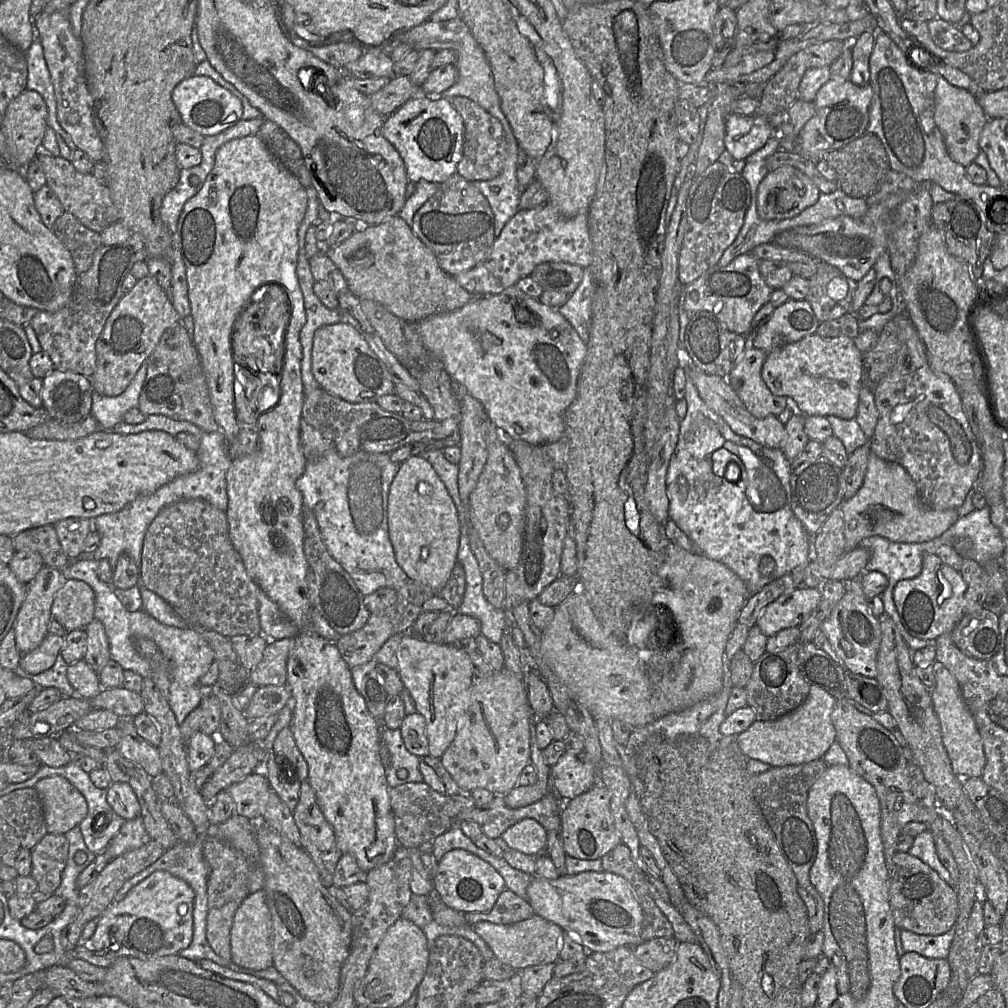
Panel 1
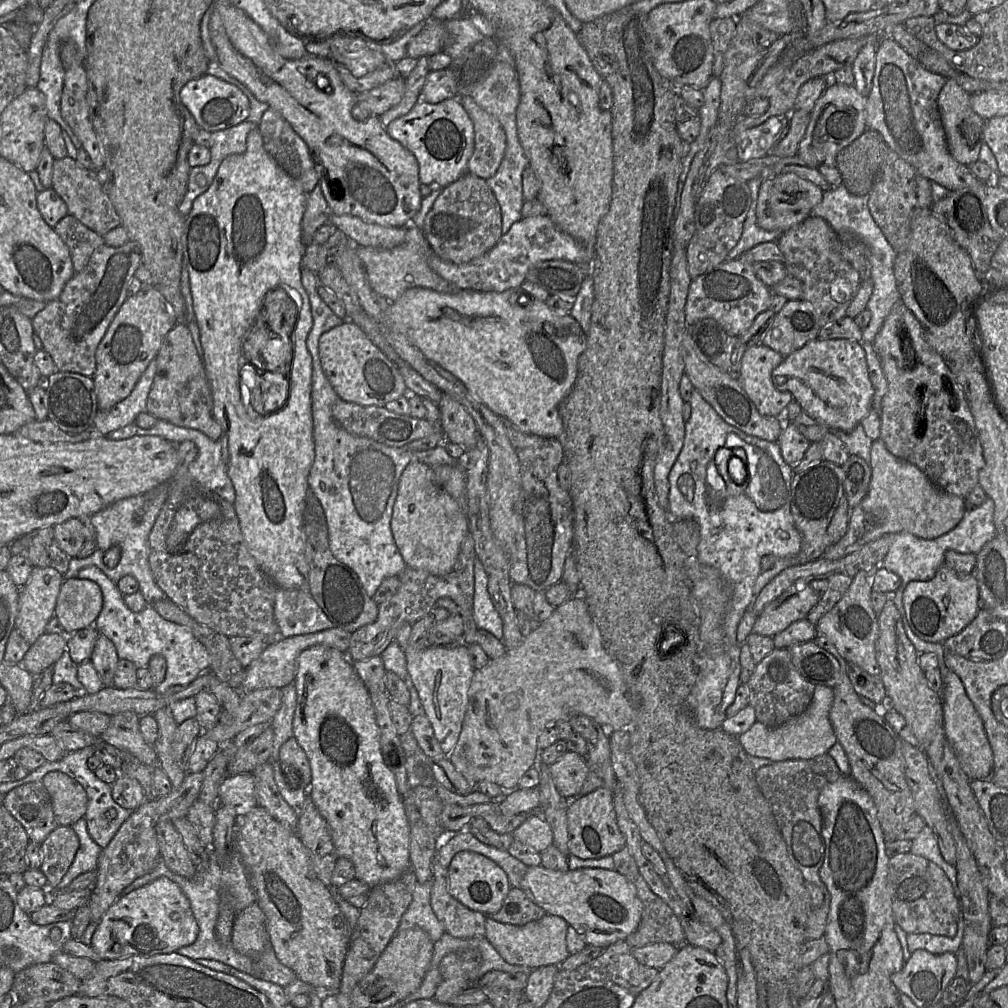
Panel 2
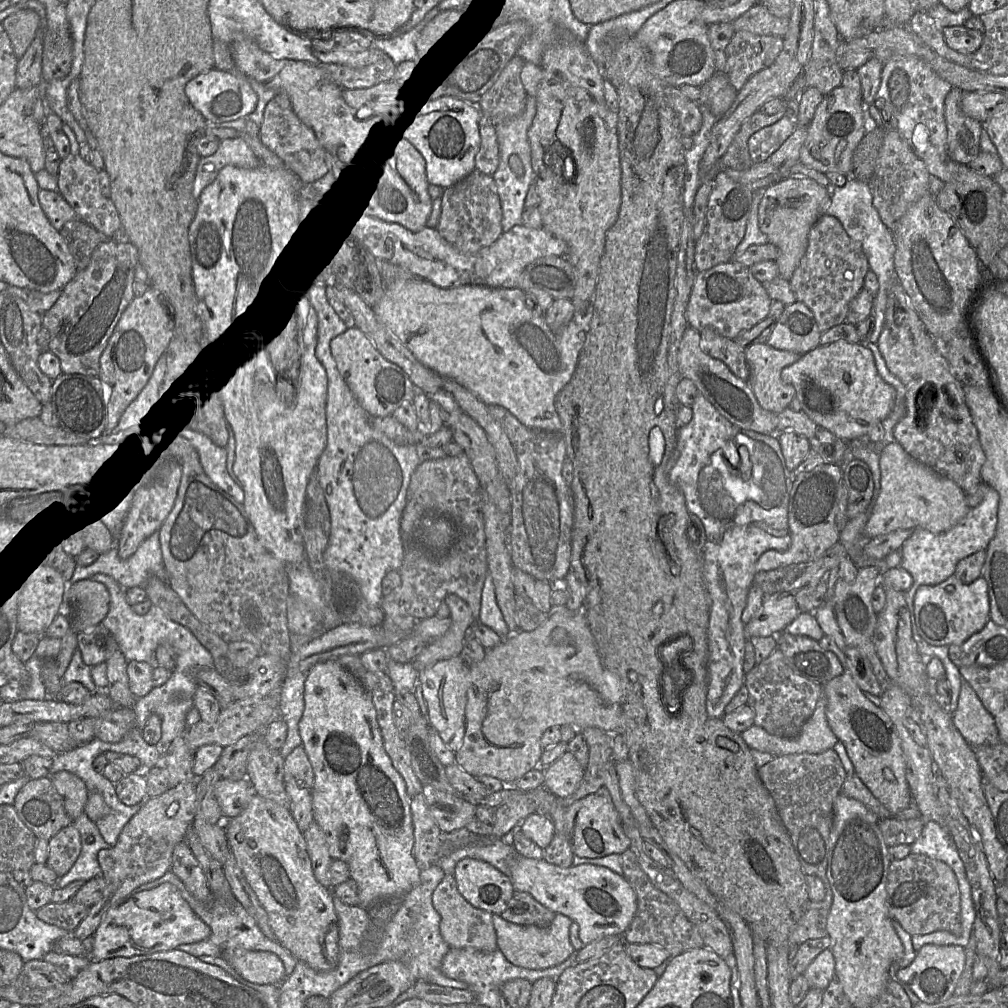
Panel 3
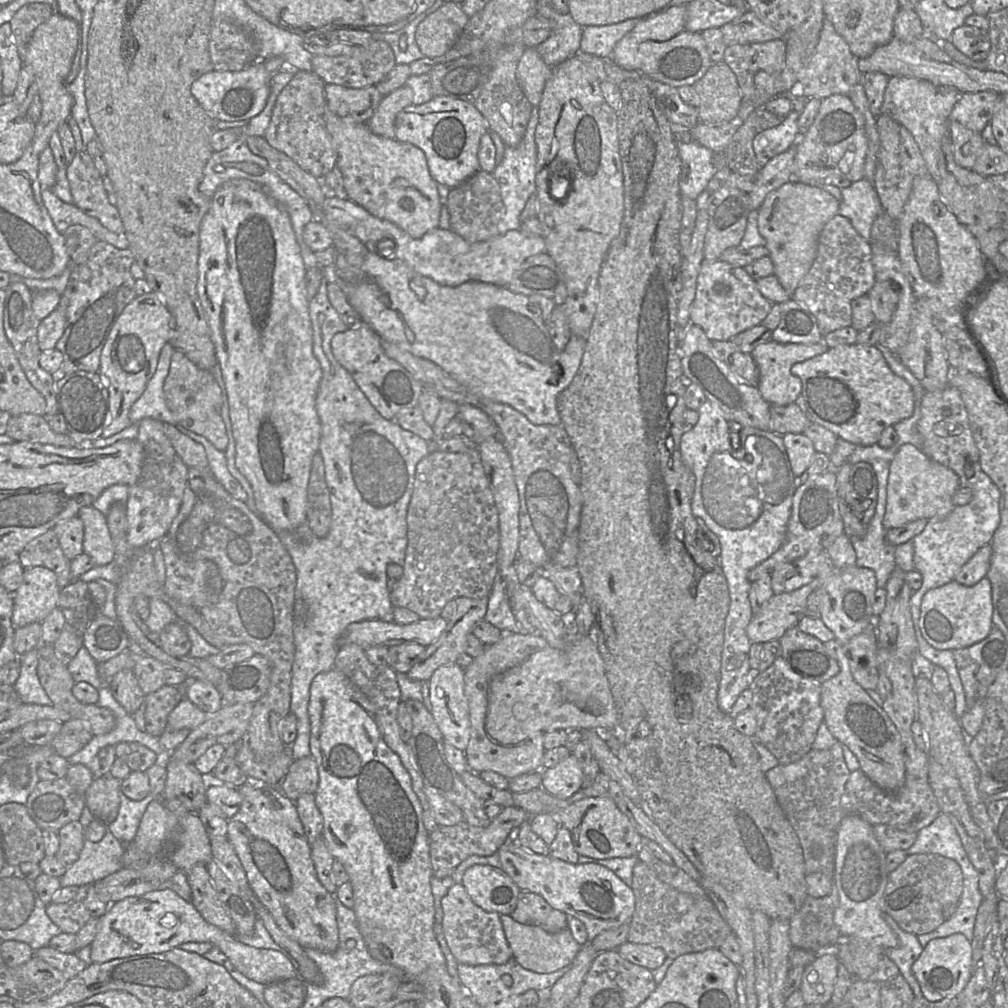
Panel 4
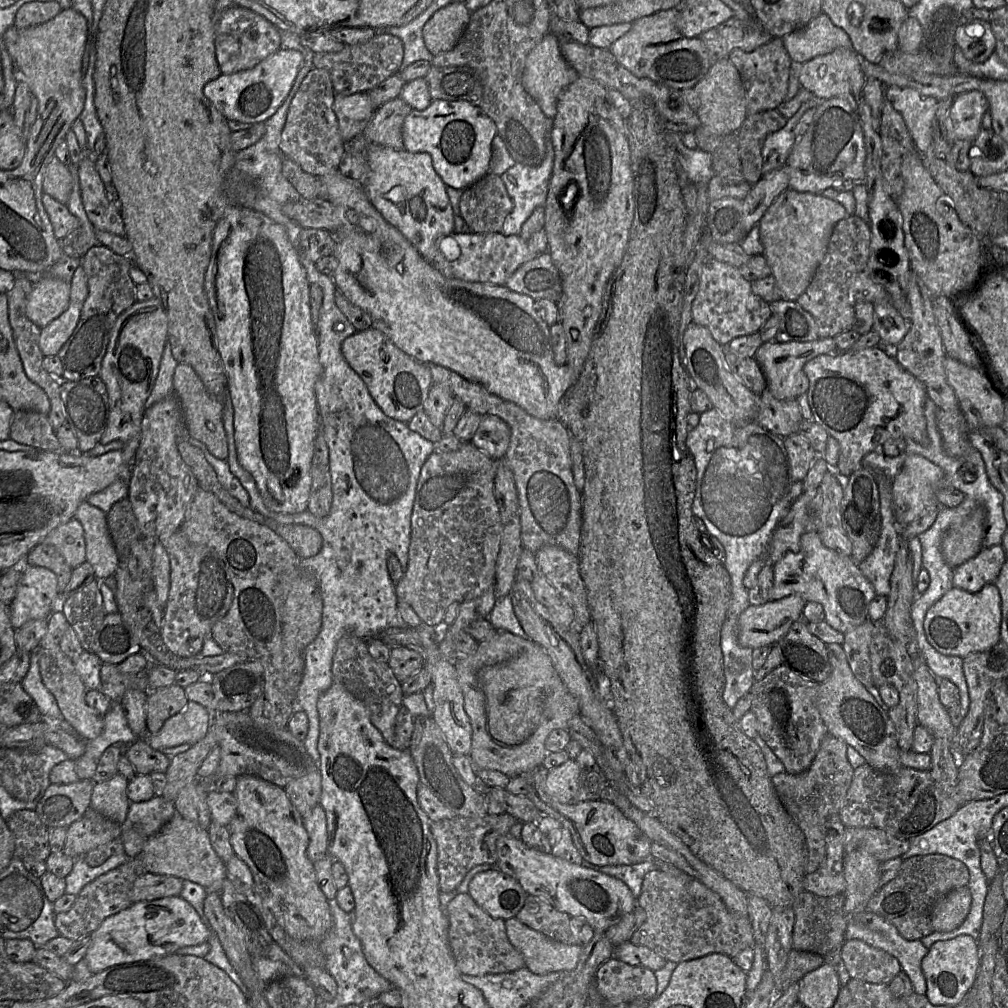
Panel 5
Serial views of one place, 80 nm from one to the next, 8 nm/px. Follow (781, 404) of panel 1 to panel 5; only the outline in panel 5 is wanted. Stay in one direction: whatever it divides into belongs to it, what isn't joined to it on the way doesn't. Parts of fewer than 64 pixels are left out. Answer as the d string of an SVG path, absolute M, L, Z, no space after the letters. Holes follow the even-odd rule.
M819 338L808 342L779 343L770 341L763 343L755 354L755 360L761 366L767 380L767 393L777 400L796 399L806 394L809 389L809 380L803 371L804 365L817 356L839 352L834 338Z

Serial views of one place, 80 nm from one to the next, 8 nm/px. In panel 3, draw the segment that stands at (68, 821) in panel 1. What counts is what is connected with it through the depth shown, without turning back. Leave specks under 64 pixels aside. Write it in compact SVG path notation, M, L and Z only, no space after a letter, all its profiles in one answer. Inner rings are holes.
M60 771L51 776L51 781L63 799L69 818L75 821L84 811L88 800L88 789L77 775Z

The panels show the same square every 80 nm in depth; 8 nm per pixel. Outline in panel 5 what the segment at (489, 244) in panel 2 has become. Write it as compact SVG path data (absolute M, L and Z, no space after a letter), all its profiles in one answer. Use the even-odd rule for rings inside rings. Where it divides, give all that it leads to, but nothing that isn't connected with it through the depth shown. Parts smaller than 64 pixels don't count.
M489 171L462 191L460 215L471 233L500 232L513 208L500 176Z

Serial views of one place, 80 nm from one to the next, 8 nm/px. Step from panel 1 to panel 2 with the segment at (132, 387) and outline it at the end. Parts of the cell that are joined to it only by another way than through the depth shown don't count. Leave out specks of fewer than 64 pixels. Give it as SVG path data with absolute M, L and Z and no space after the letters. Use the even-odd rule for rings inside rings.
M155 359L143 372L128 397L117 403L110 410L98 409L94 418L95 434L109 433L133 424L138 414L146 412L147 398L156 372Z

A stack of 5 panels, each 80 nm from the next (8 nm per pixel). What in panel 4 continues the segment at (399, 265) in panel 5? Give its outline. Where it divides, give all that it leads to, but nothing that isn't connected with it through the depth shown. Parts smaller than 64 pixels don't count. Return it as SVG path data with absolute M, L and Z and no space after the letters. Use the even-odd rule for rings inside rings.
M368 252L362 265L362 279L349 289L348 301L360 314L364 324L371 327L382 339L393 342L411 354L427 359L441 367L460 384L464 385L471 392L488 398L492 401L507 404L522 413L535 425L562 425L562 420L557 410L557 397L565 390L577 374L581 359L584 353L586 340L582 337L572 335L563 350L559 350L546 327L541 316L531 310L535 307L528 296L515 293L507 287L500 287L490 283L479 281L467 281L458 286L444 286L431 278L425 277L414 271L406 263L400 260L387 260L374 252Z

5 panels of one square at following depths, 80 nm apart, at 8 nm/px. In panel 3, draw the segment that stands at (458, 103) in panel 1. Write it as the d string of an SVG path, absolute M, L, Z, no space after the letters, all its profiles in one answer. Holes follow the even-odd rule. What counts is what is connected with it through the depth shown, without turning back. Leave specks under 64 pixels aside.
M483 113L479 119L480 146L475 155L475 169L491 175L499 165L499 145L495 127Z

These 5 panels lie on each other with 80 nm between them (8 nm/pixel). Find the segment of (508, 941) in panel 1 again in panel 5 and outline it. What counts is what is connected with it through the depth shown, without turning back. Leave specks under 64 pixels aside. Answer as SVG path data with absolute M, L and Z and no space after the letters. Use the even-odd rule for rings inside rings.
M517 918L505 920L510 943L522 954L525 966L535 974L571 971L579 960L583 946L554 940L534 930Z

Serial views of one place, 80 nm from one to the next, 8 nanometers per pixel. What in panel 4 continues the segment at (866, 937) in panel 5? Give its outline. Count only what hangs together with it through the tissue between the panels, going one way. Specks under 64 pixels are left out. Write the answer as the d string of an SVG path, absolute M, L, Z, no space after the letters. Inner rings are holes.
M883 913L882 916L899 939L899 945L894 948L886 948L884 955L889 957L898 966L900 974L906 979L915 997L922 998L922 990L912 972L912 965L919 958L924 947L918 941L917 935L901 929L888 914Z

